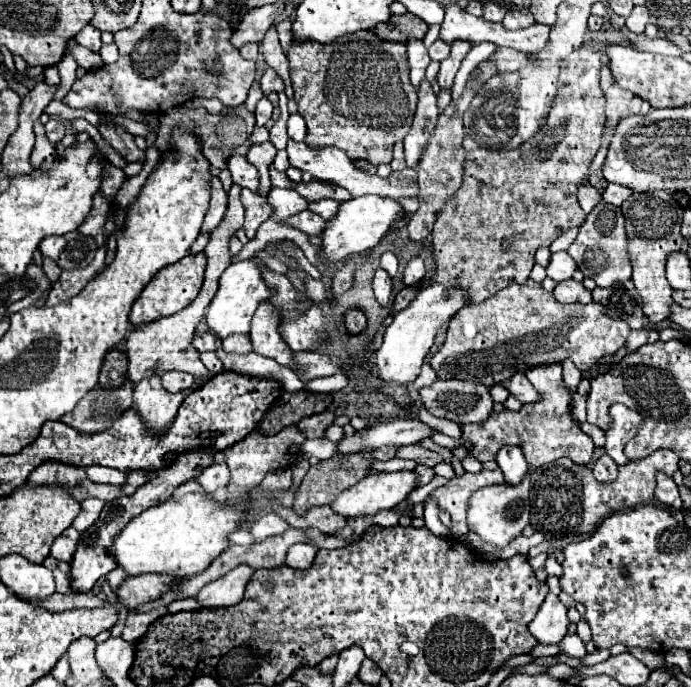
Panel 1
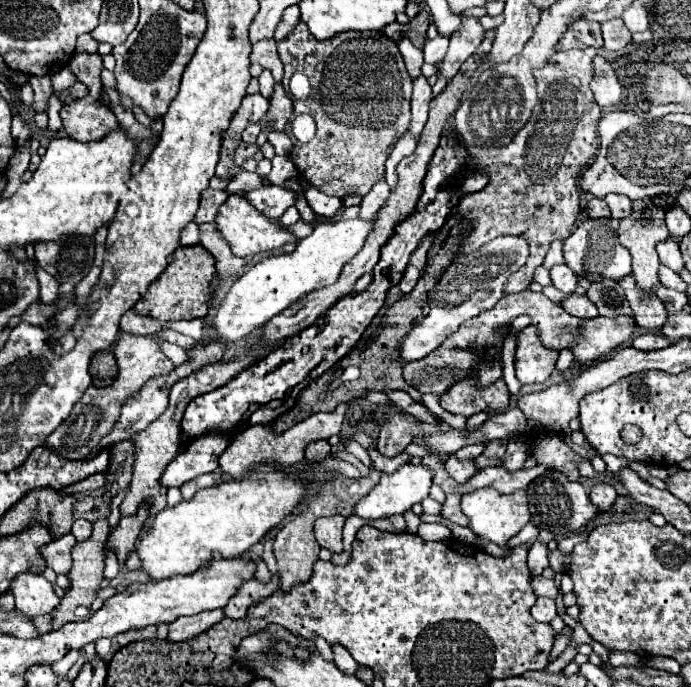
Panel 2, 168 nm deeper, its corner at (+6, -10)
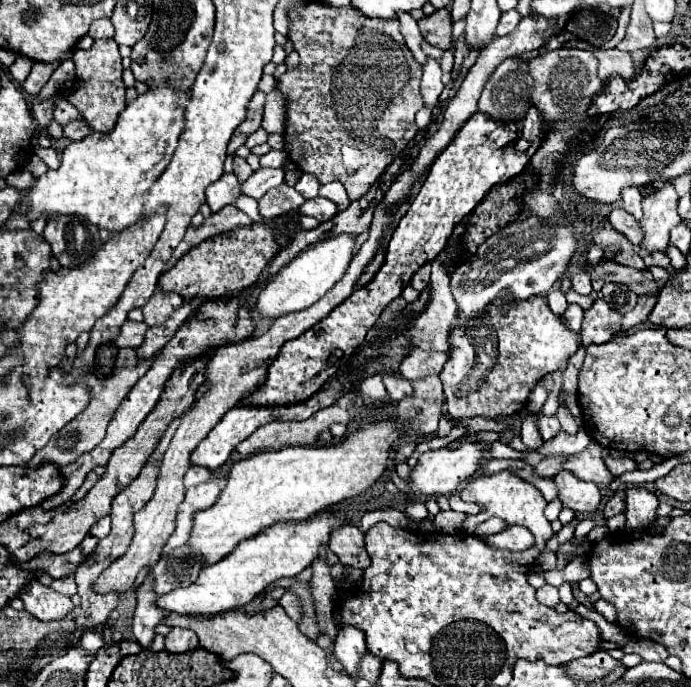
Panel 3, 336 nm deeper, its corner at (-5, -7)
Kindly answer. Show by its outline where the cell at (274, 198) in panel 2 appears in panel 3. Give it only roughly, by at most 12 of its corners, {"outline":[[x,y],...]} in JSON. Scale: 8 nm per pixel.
{"outline":[[323,197],[305,201],[301,215],[327,221],[335,217],[333,201]]}

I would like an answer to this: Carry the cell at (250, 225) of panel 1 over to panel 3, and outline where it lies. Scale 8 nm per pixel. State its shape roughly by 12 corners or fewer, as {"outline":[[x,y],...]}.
{"outline":[[225,205],[199,227],[187,227],[183,241],[165,263],[167,271],[201,241],[239,227],[251,219]]}

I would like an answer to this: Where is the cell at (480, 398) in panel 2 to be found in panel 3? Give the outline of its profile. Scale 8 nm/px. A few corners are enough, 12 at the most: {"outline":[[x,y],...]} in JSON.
{"outline":[[547,297],[449,333],[451,417],[511,417],[577,333]]}

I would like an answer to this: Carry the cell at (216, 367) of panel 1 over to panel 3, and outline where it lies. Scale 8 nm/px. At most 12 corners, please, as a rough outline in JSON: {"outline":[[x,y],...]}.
{"outline":[[127,321],[117,335],[117,347],[135,349],[143,343],[145,323]]}

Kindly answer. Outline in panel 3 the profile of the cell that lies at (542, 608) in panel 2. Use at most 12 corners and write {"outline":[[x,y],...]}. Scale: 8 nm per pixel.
{"outline":[[557,587],[537,589],[537,601],[555,607],[559,603]]}

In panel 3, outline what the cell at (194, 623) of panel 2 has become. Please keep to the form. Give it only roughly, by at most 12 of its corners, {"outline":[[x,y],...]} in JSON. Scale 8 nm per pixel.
{"outline":[[171,627],[165,649],[187,653],[197,649],[197,635],[191,629]]}

